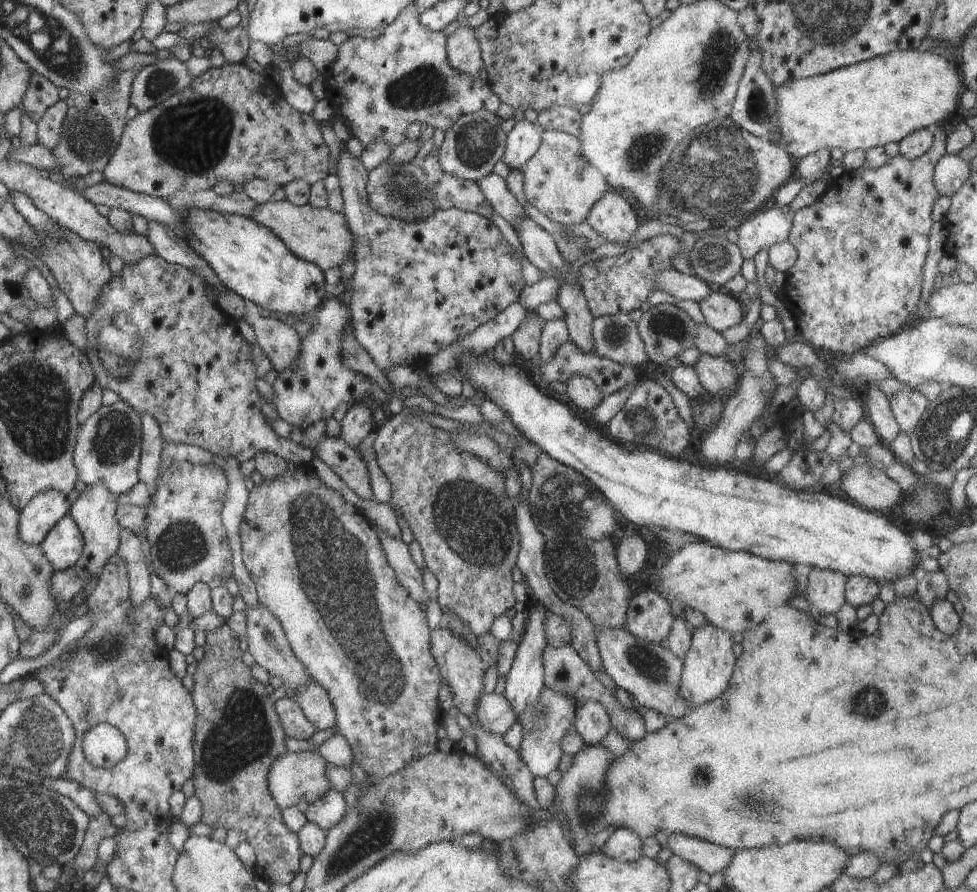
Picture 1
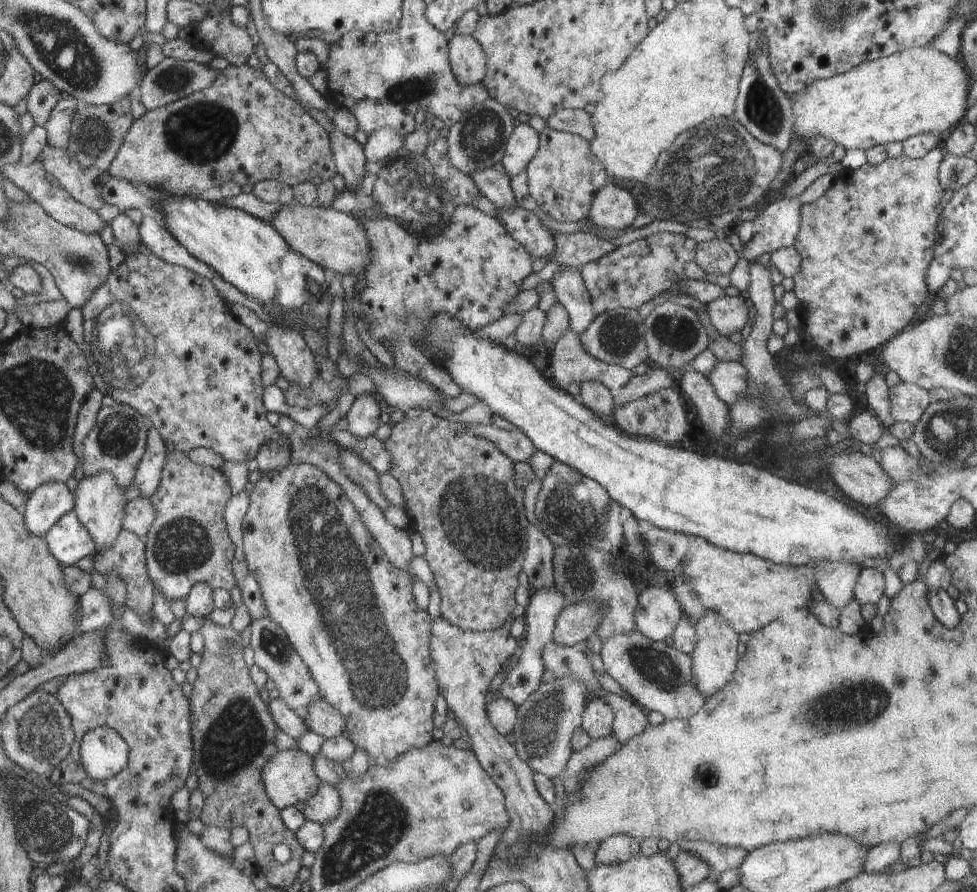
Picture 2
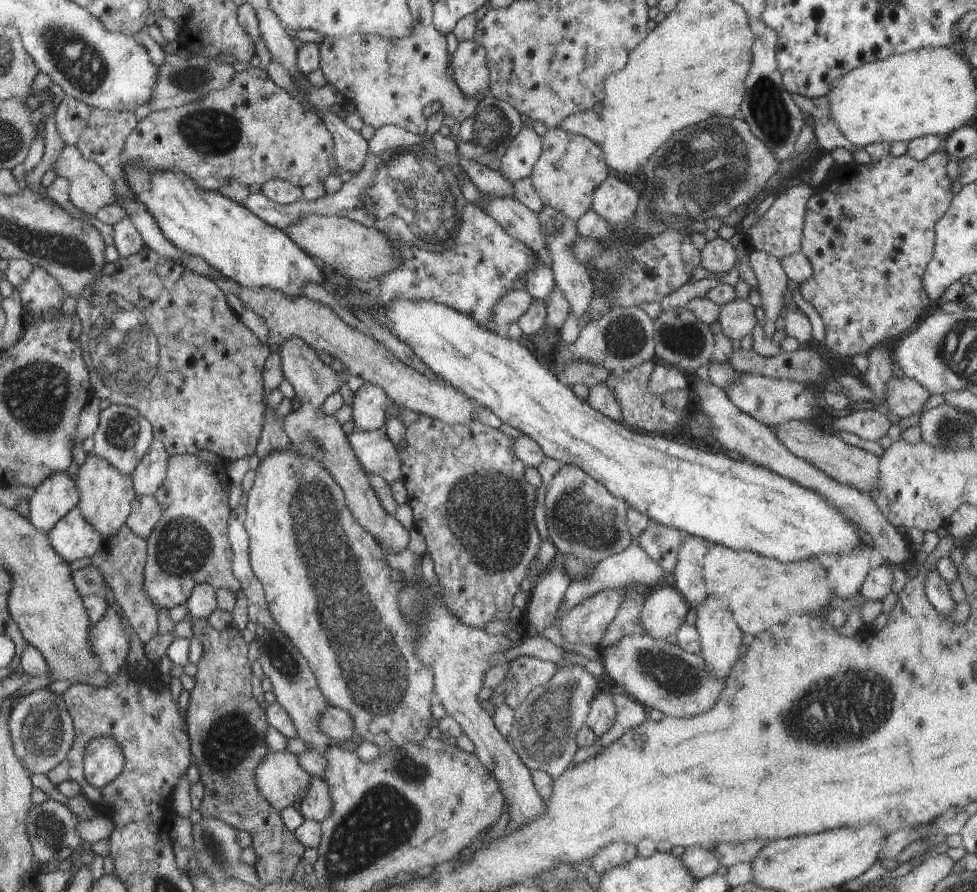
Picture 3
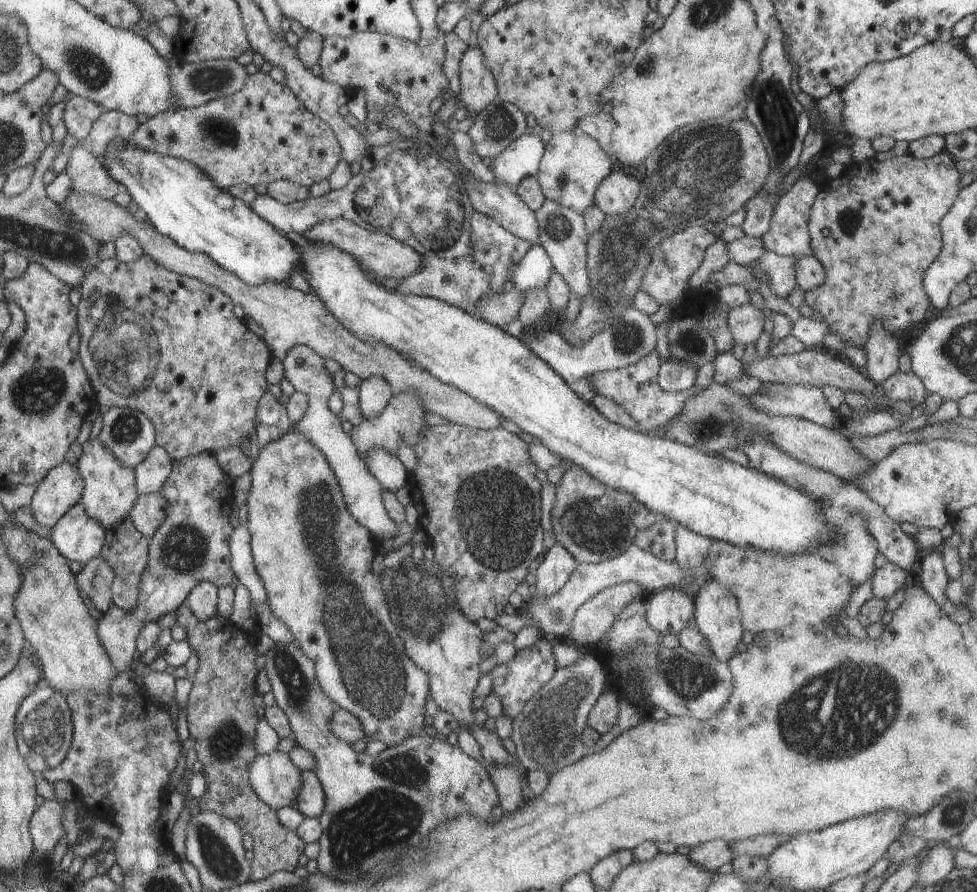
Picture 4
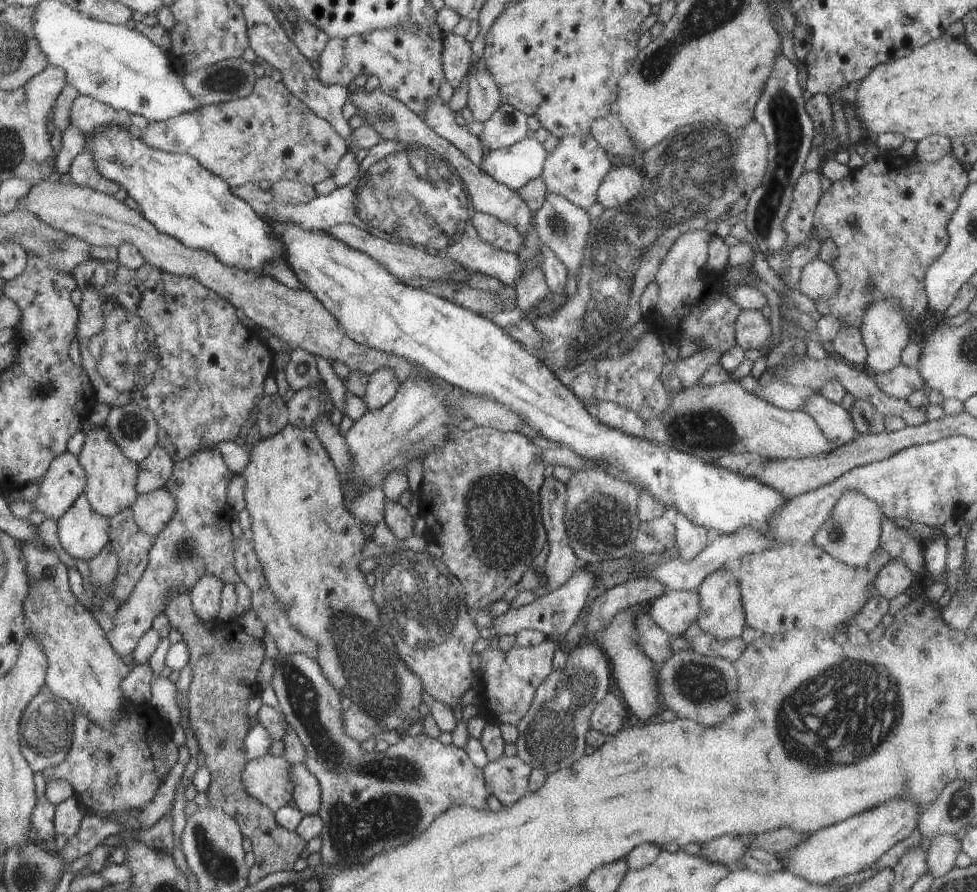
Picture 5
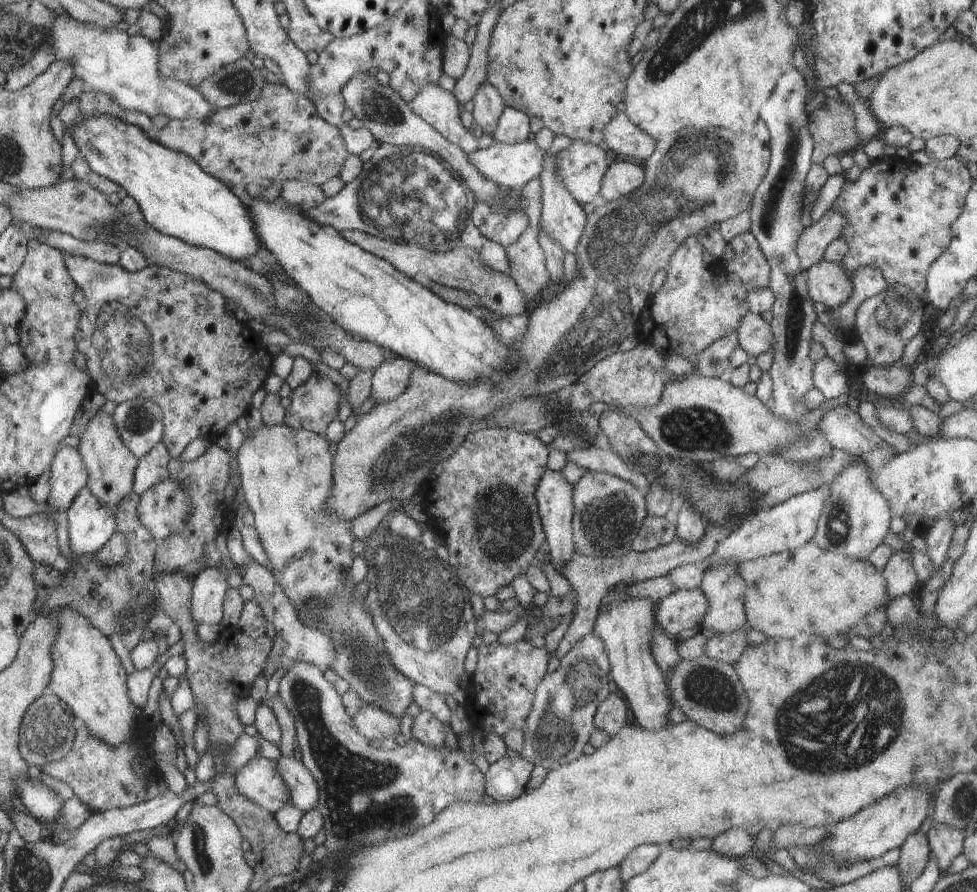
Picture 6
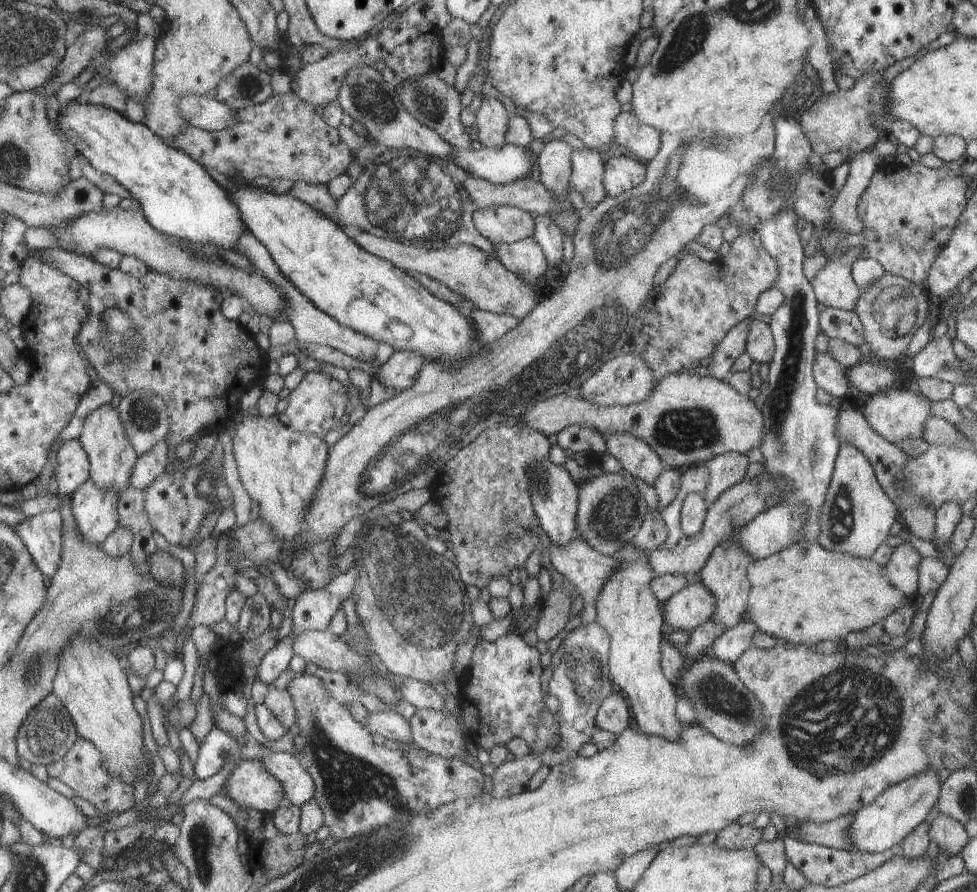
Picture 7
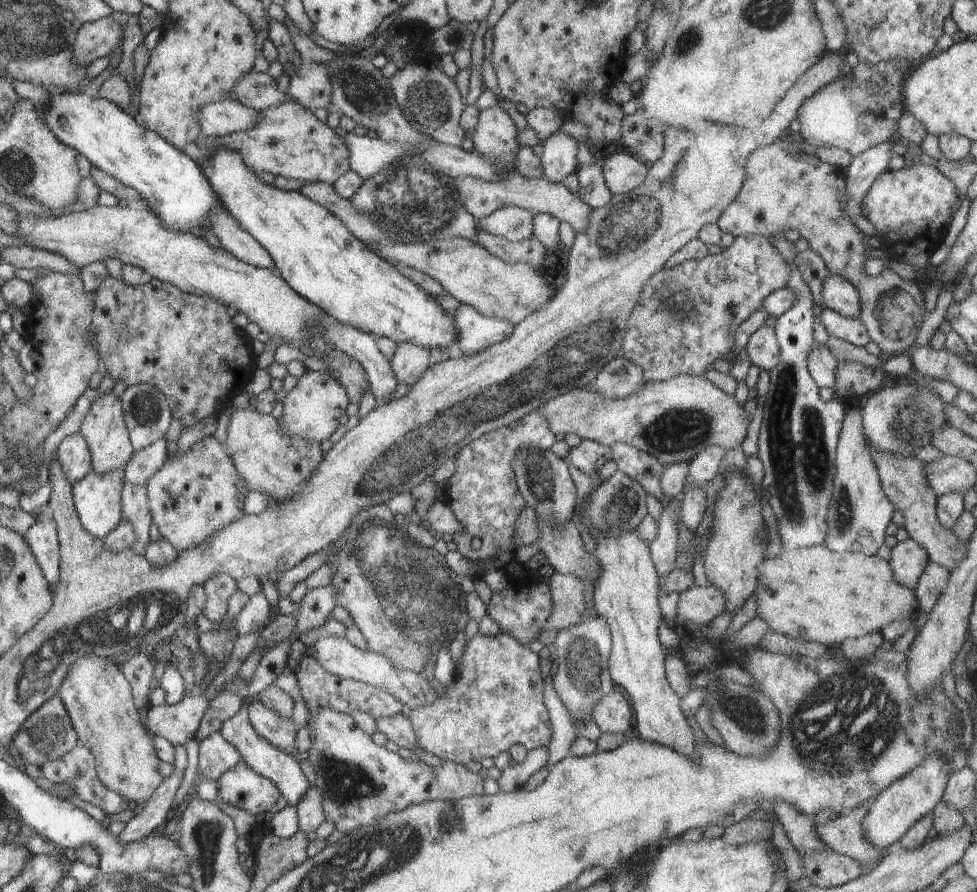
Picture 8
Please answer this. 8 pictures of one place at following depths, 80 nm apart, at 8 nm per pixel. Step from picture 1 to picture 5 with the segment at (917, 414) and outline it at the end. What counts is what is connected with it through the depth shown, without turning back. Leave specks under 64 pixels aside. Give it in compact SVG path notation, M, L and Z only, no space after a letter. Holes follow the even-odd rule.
M900 363L896 368L882 374L872 374L873 381L885 395L895 399L907 399L915 390L924 386L916 367Z

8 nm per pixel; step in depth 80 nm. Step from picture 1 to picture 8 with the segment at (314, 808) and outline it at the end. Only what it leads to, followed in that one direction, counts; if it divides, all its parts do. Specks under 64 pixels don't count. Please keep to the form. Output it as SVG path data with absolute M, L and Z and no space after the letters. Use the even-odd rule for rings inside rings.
M247 704L243 706L238 714L224 720L224 724L220 726L220 734L240 752L241 762L250 766L260 776L268 778L272 784L276 784L276 788L288 800L289 807L298 805L302 796L308 792L308 788L311 786L310 782L302 772L300 763L290 753L271 746L254 731L248 721Z

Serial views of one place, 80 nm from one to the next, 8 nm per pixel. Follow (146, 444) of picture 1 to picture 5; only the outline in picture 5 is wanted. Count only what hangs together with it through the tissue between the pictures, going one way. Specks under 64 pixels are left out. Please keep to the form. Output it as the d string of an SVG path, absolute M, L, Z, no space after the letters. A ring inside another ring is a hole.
M157 444L152 452L137 464L137 483L135 489L139 495L162 488L172 476L173 460L163 446Z

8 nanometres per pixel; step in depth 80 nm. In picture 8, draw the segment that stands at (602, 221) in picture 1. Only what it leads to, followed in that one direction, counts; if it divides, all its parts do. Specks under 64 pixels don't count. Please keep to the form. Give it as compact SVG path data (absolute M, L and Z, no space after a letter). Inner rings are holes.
M625 152L615 153L606 158L602 169L608 190L620 195L639 188L647 178L648 164Z

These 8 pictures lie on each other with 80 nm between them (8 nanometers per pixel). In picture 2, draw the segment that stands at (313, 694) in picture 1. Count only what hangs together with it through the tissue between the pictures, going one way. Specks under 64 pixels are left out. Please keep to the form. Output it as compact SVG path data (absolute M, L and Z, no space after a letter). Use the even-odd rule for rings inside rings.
M321 696L308 707L305 724L325 739L345 734L347 728L342 714Z

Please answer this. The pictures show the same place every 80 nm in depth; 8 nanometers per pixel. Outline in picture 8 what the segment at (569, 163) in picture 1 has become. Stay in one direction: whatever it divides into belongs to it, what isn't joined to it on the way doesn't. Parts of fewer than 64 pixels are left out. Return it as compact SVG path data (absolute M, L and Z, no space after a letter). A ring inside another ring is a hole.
M596 160L591 165L580 164L575 171L580 187L580 200L592 209L602 208L610 202L613 194L608 190L602 169Z

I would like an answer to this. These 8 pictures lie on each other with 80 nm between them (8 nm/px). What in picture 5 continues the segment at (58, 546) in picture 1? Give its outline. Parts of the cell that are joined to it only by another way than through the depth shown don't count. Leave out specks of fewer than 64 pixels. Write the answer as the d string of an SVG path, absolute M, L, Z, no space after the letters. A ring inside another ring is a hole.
M84 492L71 504L71 507L57 520L59 540L62 548L78 560L91 560L108 544L109 518L100 516L90 506Z

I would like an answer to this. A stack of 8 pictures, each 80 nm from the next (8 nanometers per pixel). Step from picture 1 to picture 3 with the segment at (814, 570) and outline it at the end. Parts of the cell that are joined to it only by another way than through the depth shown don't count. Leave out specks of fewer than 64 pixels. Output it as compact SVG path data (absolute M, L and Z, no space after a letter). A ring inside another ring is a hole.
M863 541L853 551L843 555L818 555L817 559L827 572L831 591L839 598L856 596L861 590L870 568L872 547Z

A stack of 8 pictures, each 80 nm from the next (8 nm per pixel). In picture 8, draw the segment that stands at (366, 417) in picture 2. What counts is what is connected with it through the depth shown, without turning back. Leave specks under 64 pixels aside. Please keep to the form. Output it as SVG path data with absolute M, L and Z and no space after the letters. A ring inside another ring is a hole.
M414 343L399 344L389 363L398 384L414 385L430 367L429 350Z

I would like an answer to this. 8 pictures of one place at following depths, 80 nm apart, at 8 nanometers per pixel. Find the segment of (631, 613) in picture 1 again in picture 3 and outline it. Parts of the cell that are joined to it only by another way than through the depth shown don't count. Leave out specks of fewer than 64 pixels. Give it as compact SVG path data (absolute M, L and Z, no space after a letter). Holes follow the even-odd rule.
M667 585L645 598L640 618L648 636L665 640L667 636L674 636L684 622L692 618L692 612L676 588Z

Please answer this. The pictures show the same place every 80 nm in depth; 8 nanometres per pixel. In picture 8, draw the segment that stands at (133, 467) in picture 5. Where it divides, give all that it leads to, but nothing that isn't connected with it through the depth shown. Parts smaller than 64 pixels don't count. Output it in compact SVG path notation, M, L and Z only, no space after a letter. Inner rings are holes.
M113 391L100 394L90 412L82 422L80 434L86 440L86 446L92 458L91 470L96 474L108 474L108 472L116 472L116 470L126 470L134 448L128 437L128 430L123 418L123 410L121 406L121 398L118 398Z

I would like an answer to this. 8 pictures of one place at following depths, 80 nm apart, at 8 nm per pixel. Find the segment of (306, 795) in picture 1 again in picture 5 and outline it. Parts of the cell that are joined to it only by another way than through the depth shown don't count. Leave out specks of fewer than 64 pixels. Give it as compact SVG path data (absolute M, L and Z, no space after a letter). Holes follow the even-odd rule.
M270 752L248 761L242 771L241 783L245 791L273 813L292 800L294 783L289 777L290 763Z

